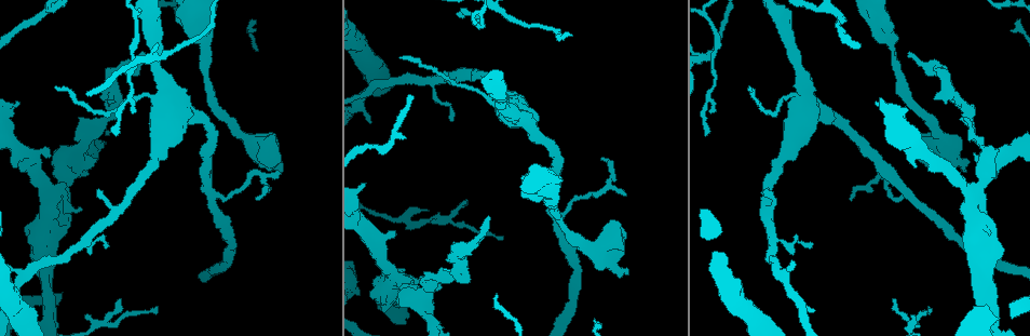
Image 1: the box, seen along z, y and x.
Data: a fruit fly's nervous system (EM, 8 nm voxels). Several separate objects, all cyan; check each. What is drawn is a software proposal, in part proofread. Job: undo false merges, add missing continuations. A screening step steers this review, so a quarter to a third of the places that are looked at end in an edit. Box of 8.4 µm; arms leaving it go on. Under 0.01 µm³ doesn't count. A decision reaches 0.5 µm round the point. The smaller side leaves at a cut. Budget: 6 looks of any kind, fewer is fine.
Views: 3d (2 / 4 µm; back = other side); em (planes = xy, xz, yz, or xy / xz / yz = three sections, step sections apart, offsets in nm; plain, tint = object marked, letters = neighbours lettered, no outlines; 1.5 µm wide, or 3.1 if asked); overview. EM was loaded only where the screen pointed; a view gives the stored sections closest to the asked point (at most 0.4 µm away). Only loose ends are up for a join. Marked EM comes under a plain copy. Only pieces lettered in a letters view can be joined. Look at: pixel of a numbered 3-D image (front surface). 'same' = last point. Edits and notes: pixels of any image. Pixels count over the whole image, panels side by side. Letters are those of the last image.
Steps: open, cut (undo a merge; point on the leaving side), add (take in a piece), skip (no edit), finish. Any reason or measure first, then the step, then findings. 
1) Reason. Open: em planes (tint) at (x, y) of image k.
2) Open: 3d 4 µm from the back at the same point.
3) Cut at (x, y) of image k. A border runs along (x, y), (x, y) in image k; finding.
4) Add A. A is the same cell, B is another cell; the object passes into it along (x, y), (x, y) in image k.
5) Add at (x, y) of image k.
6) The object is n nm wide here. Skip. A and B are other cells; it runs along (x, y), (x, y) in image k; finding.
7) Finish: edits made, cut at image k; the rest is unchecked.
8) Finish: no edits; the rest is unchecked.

Free end. Open: em planes (letters) at (79, 211) of image 1.

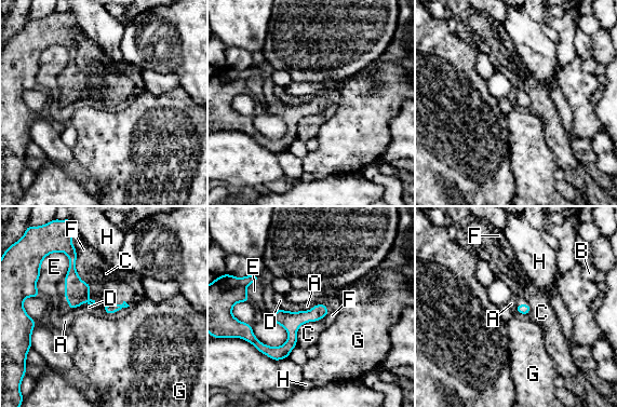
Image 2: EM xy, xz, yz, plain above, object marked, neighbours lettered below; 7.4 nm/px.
Skip. A, B, C, D, E, F, G and H are other cells; a border runs along (75, 248), (76, 269) in image 2; none of them fits.

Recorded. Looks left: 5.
Sharp bend. Open: em planes (letters) at (459, 249) of image 1.

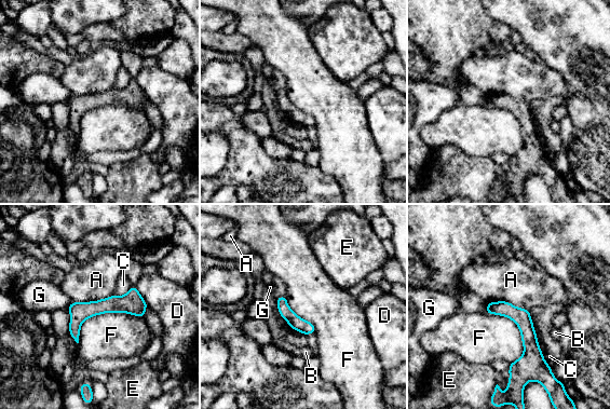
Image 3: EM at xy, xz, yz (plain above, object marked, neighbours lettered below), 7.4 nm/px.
Skip. A, B, C, D, E, F and G are other cells; it runs along (144, 305), (90, 309), (71, 331) in image 3; all the same neuron.

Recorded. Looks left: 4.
Thick turns thin. Open: 3d 2 µm at (790, 95) of image 1.

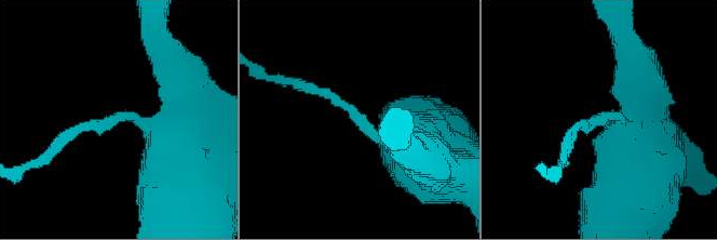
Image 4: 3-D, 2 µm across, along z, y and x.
Shape alone is not enough. Open: em planes (tint) at (110, 119) of image 4.

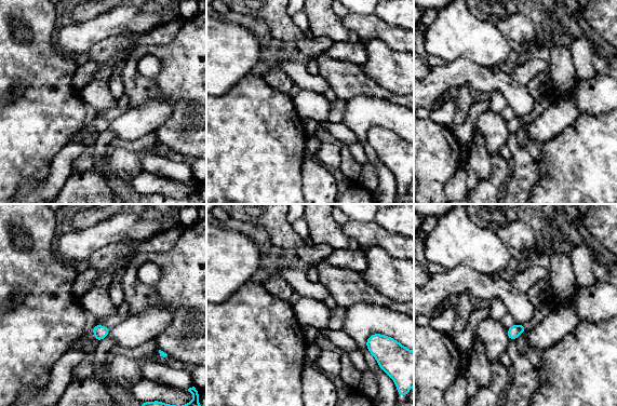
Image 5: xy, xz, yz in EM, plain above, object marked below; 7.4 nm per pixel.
Open: em planes (letters) at the same point.

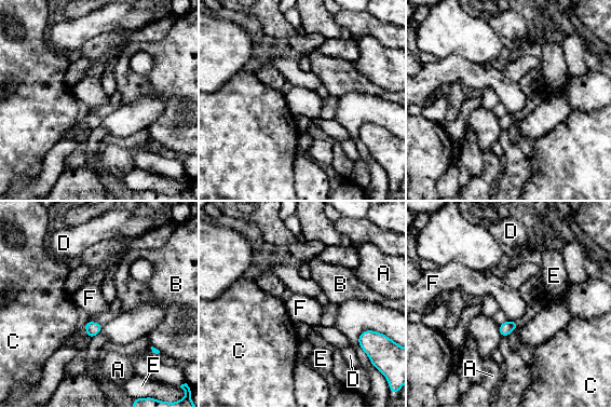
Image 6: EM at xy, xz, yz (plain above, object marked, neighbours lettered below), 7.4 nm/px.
Skip. A, B, C, D, E and F are other cells; a border runs along (507, 320), (516, 322) in image 6; all the same neuron.

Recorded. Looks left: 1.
Finish: no edits; the rest is unchecked.

